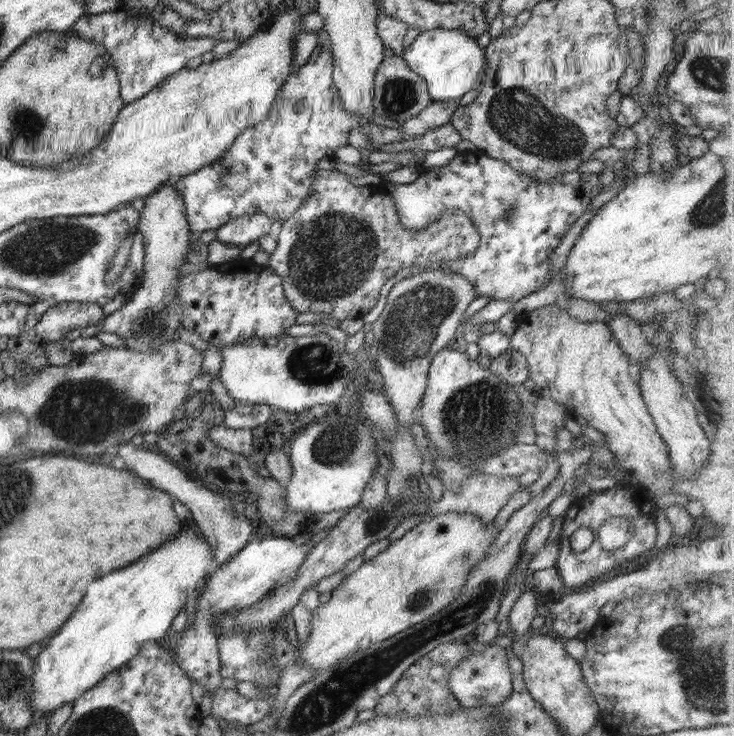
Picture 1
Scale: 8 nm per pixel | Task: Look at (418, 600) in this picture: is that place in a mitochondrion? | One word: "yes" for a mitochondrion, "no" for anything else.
yes

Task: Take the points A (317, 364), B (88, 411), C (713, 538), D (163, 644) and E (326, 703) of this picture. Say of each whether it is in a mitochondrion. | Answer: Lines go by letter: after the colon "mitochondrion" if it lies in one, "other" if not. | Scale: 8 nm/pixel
A: mitochondrion
B: mitochondrion
C: other
D: other
E: mitochondrion

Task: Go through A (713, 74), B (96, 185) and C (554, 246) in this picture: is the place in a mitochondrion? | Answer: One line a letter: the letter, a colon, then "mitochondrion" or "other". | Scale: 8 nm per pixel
A: mitochondrion
B: other
C: other

